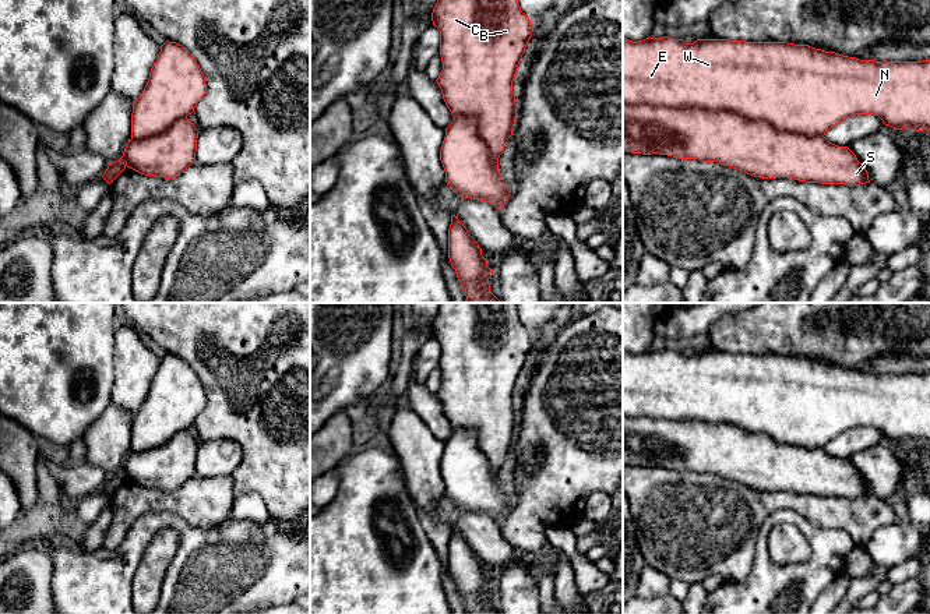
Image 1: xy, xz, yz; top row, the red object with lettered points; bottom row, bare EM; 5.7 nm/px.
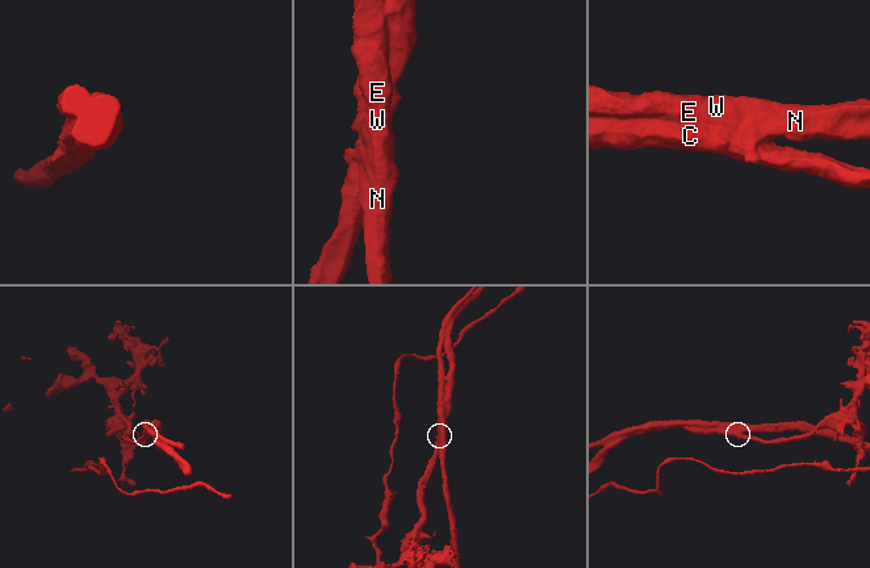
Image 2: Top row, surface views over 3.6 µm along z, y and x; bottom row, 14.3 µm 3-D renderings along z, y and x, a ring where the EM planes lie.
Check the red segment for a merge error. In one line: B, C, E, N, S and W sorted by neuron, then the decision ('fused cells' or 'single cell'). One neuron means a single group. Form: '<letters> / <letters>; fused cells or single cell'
B C S / E N W; fused cells

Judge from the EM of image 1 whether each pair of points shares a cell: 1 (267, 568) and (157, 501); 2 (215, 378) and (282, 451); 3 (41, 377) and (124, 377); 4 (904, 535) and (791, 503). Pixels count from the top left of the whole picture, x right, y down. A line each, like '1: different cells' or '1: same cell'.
1: different cells
2: same cell
3: different cells
4: different cells

